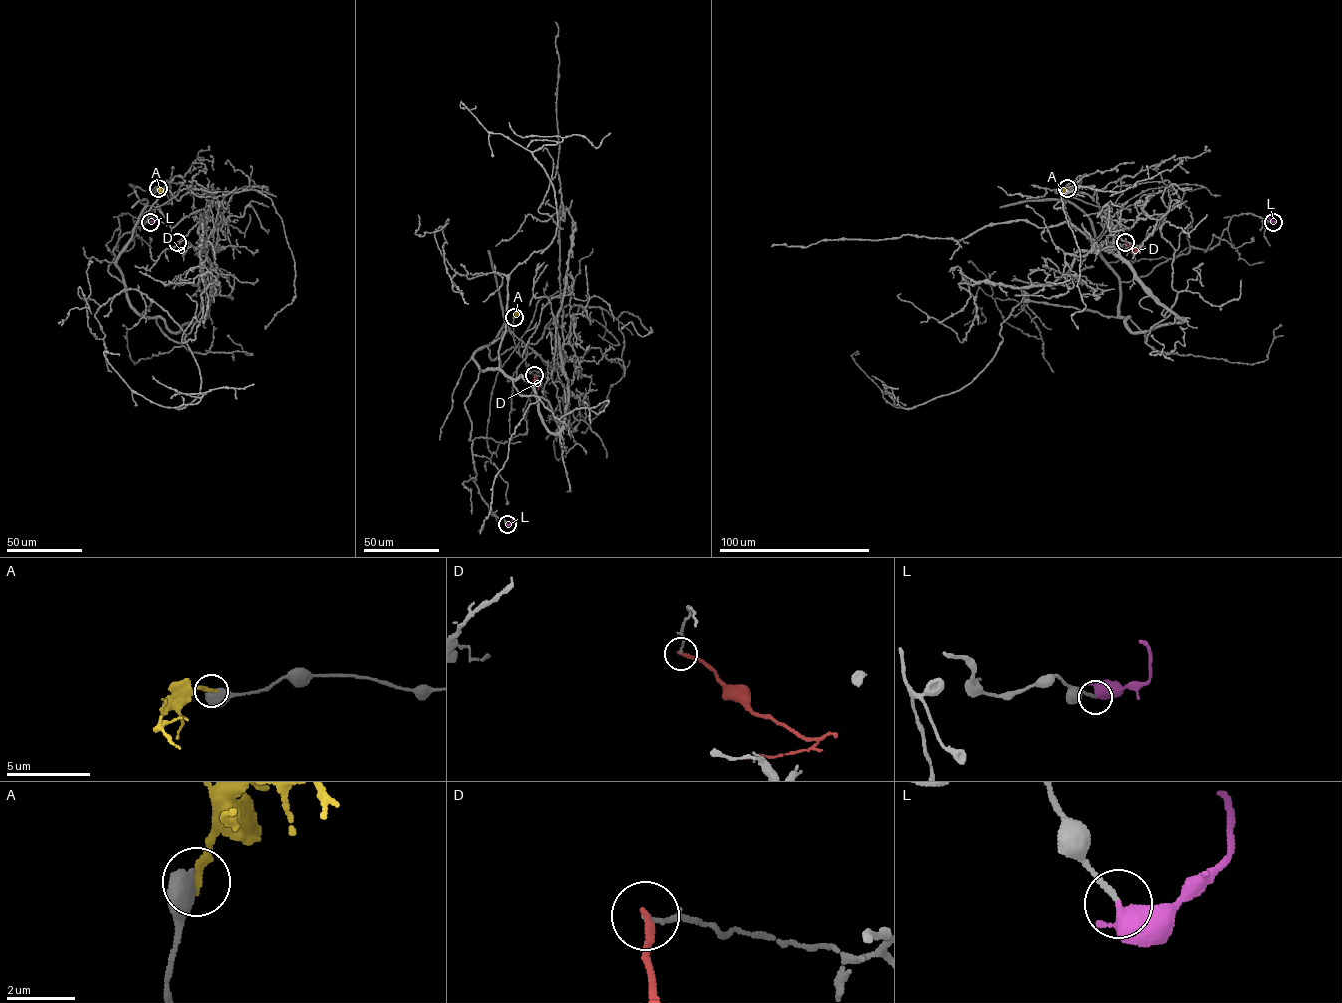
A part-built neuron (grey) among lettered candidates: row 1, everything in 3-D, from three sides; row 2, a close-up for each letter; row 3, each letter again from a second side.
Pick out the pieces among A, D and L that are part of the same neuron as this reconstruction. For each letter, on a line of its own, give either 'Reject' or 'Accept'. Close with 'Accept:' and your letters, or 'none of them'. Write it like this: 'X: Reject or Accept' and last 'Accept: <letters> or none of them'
A: Reject
D: Reject
L: Accept
Accept: L

